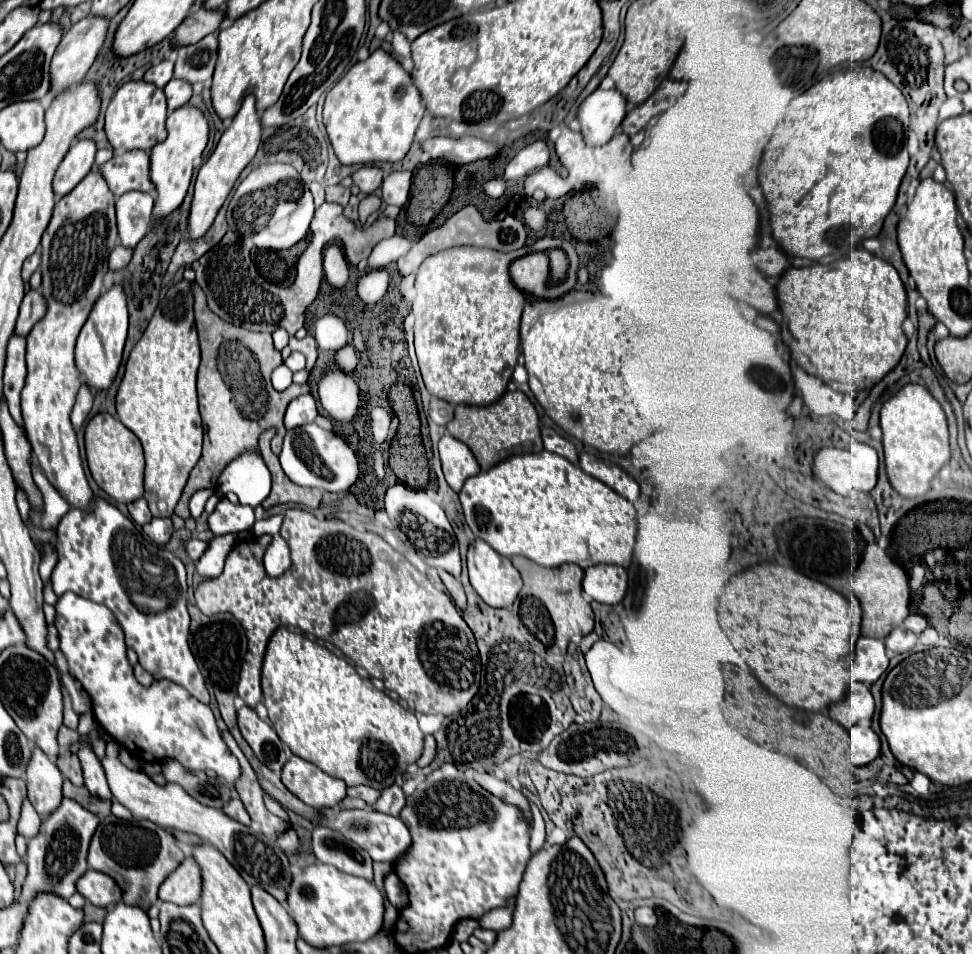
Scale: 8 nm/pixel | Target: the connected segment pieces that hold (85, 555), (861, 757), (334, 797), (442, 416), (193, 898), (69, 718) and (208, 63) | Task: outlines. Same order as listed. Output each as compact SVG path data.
M96 498L92 512L72 508L60 520L56 528L56 552L58 562L50 576L56 596L76 592L86 600L110 608L124 632L126 646L138 654L138 662L154 680L170 680L184 686L196 700L210 704L204 678L188 648L186 570L170 550L144 536L116 506Z
M852 726L848 742L846 754L854 766L866 766L880 754L880 738L870 726Z
M292 756L282 768L282 784L304 804L314 808L334 808L346 798L346 784L328 776L312 762Z
M432 398L430 408L428 408L428 416L430 416L432 422L436 422L440 426L446 426L454 416L454 406L440 400L440 398Z
M186 856L182 864L162 882L158 898L162 902L188 906L198 904L200 892L202 892L202 878L198 864L192 860L192 856Z
M62 684L62 696L64 696L64 726L76 730L78 726L78 714L72 710L72 702L70 702L70 694Z
M212 32L196 44L182 46L178 50L174 78L186 80L190 84L210 80L212 72L214 72L214 64L216 64L216 52L218 52L216 36L218 34Z

